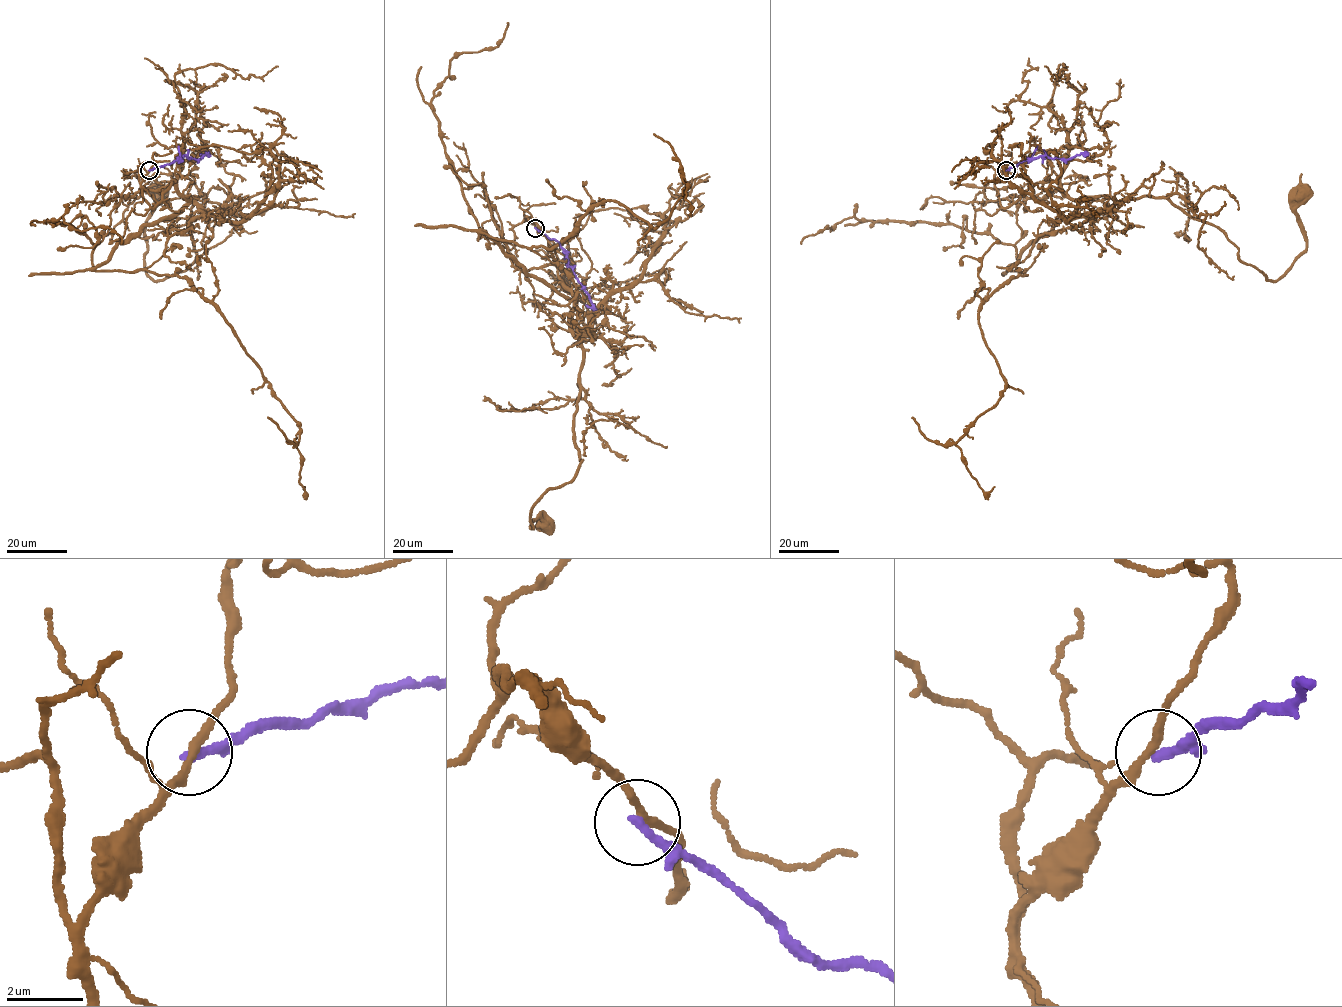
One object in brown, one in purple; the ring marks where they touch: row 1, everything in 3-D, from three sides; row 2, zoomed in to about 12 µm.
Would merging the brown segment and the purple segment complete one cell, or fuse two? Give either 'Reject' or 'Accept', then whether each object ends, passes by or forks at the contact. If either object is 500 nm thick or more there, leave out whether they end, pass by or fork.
Reject. At the ring brown passes by. At the ring purple ends

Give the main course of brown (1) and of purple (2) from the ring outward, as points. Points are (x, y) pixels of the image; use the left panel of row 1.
1: (149, 170), (140, 187), (152, 208), (171, 180), (196, 199), (196, 259), (153, 281), (145, 226), (159, 195)
2: (149, 170), (169, 165), (182, 155), (199, 159), (206, 154), (199, 153)

